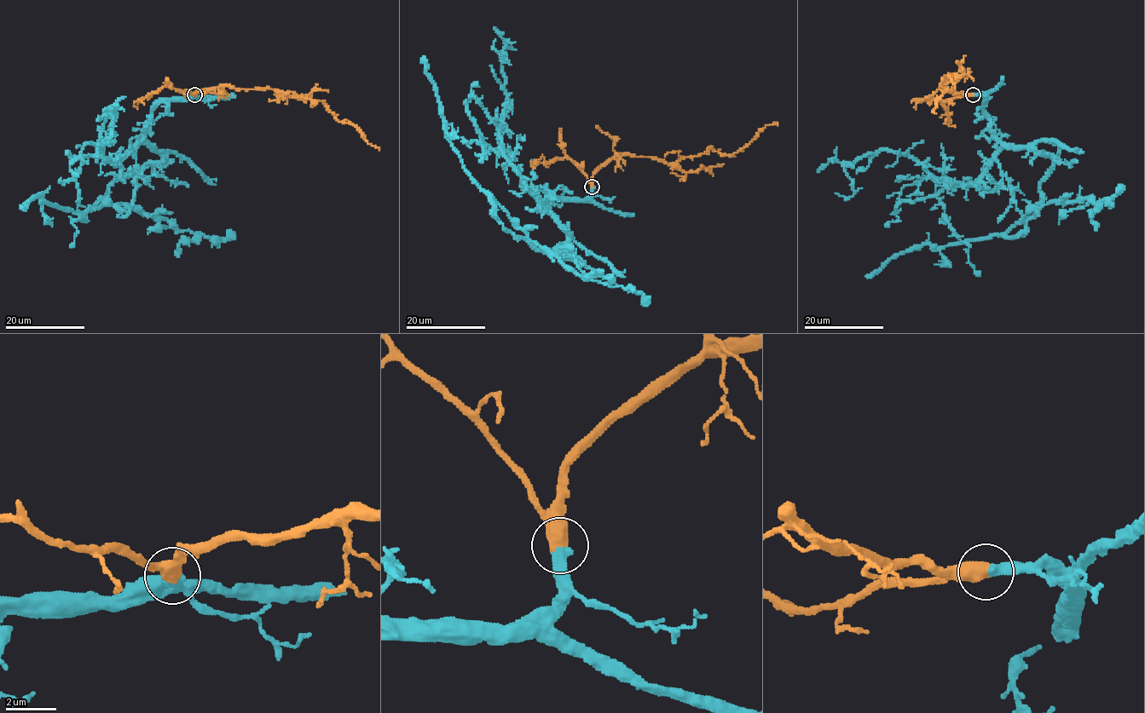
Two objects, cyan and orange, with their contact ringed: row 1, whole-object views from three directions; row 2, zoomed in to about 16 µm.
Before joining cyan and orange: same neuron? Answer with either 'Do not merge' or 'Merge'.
Merge

